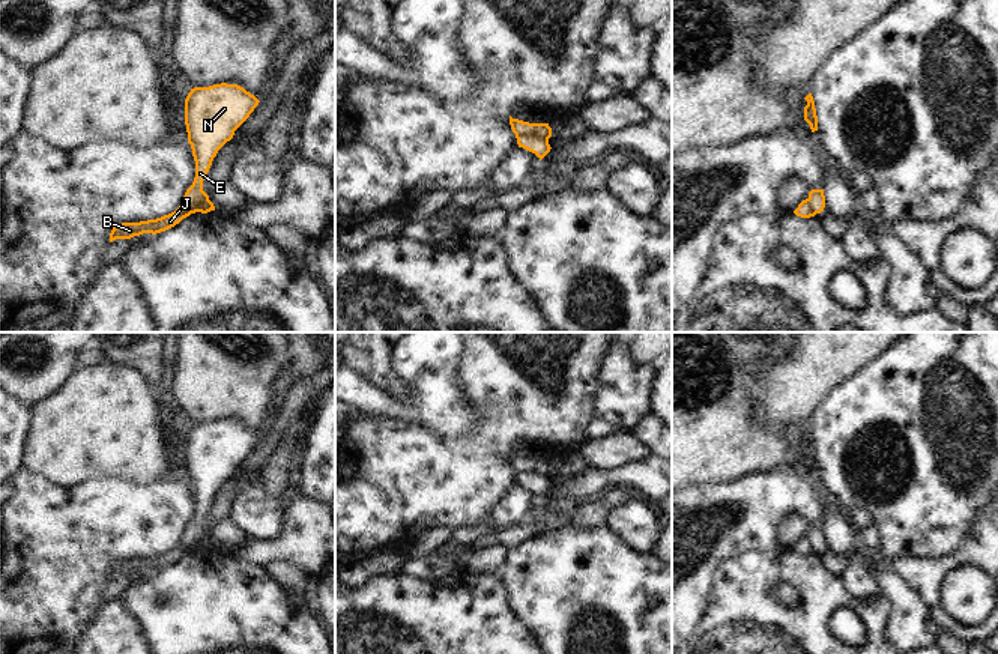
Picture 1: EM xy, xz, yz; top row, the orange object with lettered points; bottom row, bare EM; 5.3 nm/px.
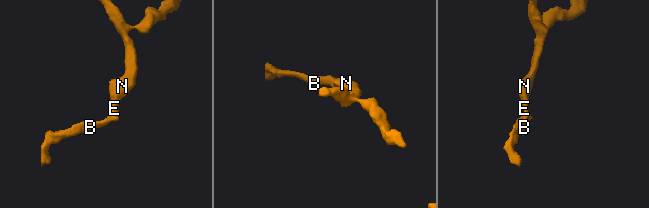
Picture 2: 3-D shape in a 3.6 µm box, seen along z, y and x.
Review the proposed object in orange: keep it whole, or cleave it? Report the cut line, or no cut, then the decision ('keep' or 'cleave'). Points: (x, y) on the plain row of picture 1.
cut xz (517, 475), (537, 474), (547, 478); cleave

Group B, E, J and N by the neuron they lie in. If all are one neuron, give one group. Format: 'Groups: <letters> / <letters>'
Groups: B J / E N.

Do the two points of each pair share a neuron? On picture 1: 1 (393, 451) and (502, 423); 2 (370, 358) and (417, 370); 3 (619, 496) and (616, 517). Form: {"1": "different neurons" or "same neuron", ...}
{"1": "same neuron", "2": "different neurons", "3": "different neurons"}

